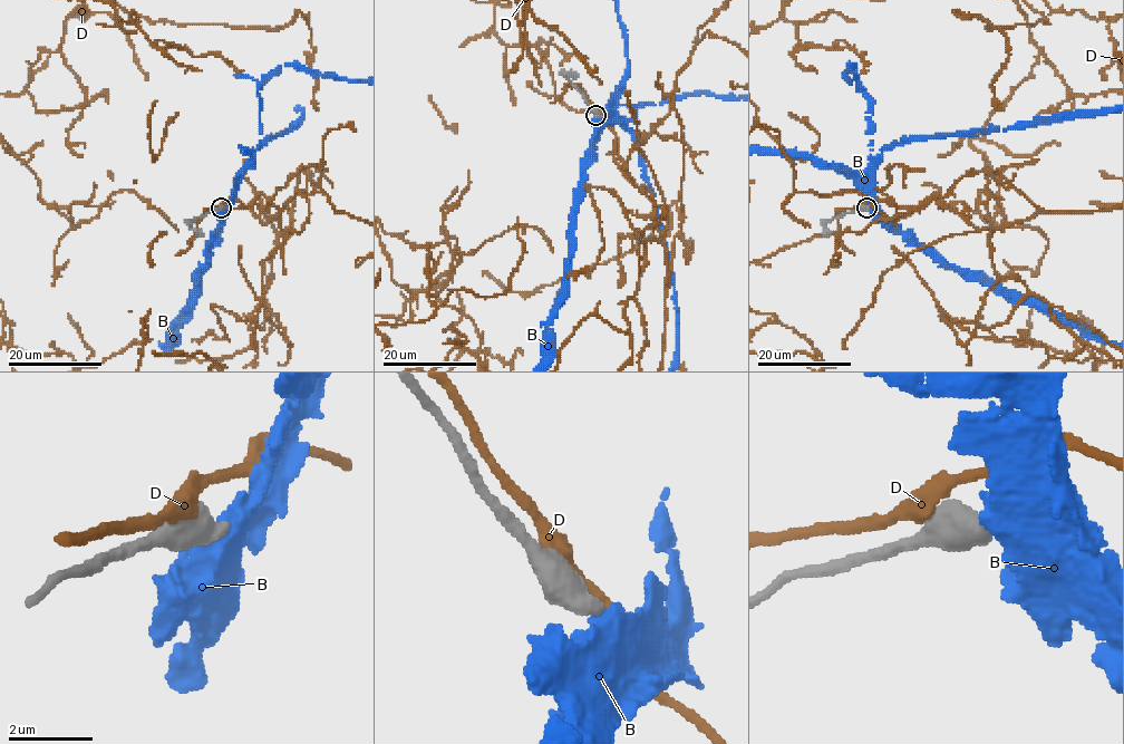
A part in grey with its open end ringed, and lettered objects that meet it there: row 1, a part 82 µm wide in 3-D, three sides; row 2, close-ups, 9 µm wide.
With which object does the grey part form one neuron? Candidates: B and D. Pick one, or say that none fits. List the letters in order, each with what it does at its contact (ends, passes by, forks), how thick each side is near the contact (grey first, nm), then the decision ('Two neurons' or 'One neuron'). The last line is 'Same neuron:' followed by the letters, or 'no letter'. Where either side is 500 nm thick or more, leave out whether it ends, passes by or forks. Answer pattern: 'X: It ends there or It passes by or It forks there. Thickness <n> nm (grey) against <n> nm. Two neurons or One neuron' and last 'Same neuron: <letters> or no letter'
B: Thickness 550 nm (grey) against 750 nm. Two neurons
D: Thickness 550 nm (grey) against 400 nm. Two neurons
Same neuron: no letter

